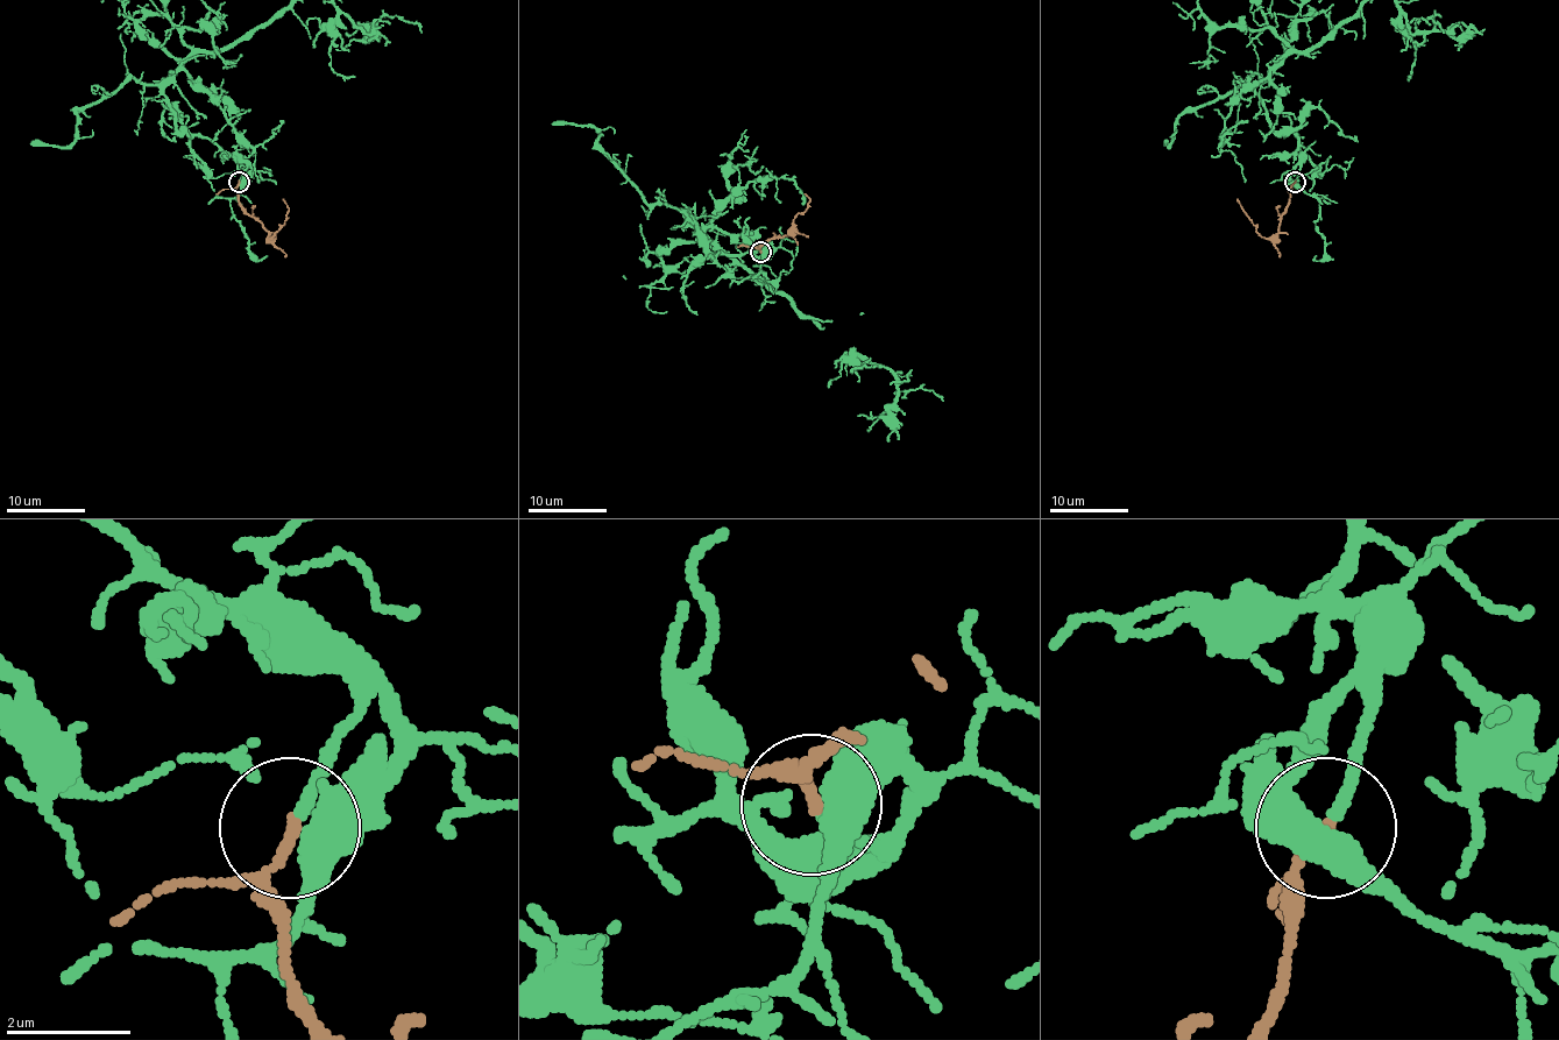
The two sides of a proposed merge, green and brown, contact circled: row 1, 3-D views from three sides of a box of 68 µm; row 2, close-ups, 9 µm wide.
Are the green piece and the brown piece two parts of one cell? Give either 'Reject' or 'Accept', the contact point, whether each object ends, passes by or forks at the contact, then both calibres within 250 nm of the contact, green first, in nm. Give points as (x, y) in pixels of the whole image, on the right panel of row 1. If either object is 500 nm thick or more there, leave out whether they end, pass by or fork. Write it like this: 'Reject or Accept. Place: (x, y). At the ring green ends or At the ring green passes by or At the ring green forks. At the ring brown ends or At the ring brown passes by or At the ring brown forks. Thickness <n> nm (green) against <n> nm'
Accept. Place: (1295, 182). At the ring green forks. At the ring brown ends. Thickness 300 nm (green) against 180 nm

